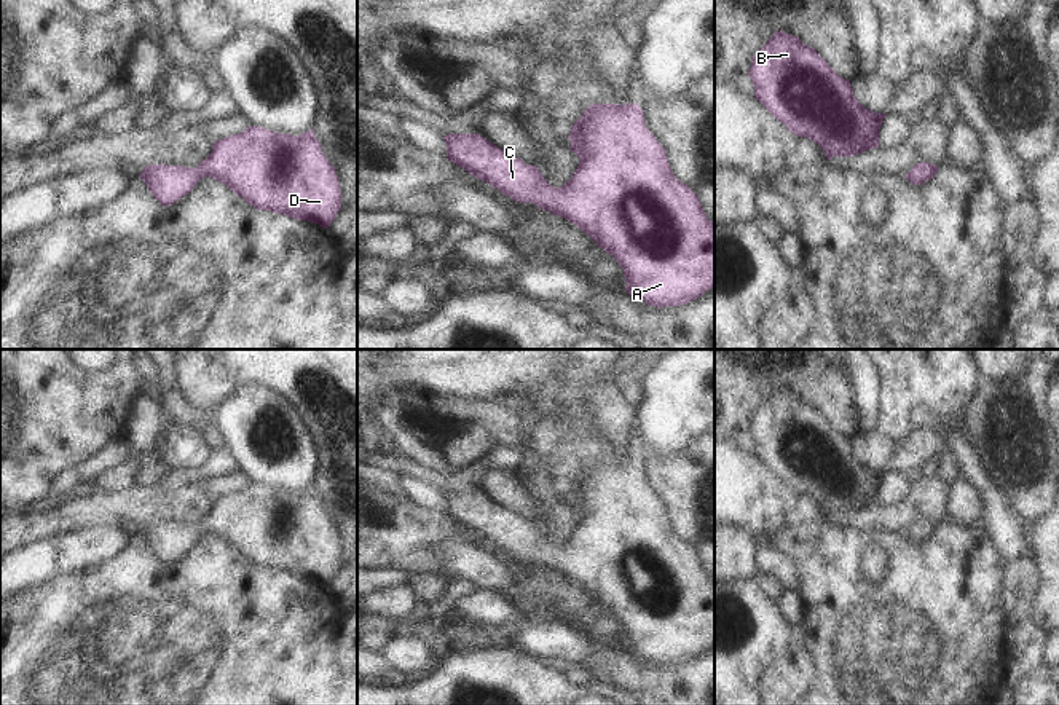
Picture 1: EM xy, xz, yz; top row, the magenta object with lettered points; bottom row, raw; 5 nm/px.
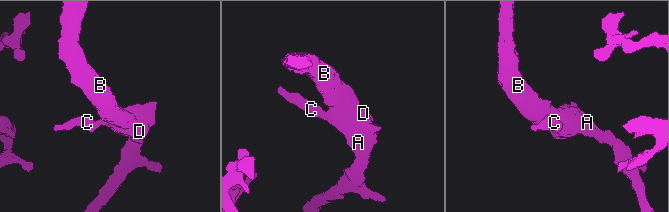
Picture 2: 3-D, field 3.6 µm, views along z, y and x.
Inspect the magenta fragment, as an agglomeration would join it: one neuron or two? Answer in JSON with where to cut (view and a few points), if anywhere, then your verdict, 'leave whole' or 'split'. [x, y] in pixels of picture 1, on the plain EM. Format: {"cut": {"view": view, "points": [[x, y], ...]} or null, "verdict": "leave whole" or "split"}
{"cut": null, "verdict": "leave whole"}

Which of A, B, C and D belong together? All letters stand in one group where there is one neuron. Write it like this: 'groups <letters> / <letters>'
groups A B C D

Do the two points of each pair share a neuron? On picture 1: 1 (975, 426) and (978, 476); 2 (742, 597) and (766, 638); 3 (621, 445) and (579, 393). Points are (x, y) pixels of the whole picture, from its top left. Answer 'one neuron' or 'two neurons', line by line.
1: two neurons
2: one neuron
3: one neuron

